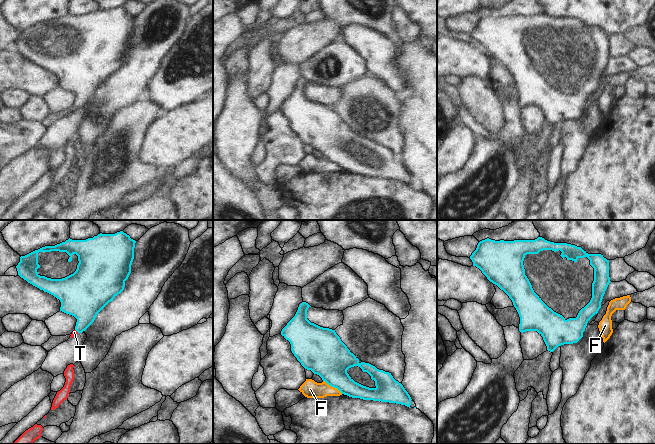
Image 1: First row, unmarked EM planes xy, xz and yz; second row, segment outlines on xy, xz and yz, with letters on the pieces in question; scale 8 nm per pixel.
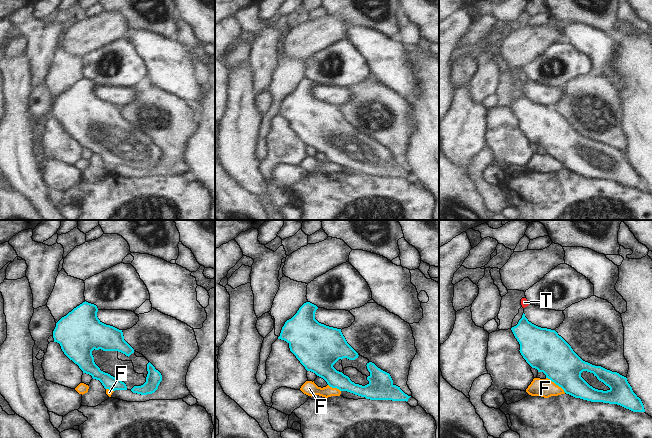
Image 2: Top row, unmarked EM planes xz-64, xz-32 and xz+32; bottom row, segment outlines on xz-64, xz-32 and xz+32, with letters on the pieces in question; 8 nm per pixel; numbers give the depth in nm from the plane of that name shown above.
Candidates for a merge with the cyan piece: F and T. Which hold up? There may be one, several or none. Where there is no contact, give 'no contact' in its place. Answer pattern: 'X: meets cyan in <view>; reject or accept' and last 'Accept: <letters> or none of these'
F: meets cyan in xz; reject
T: meets cyan in xy; accept
Accept: T

